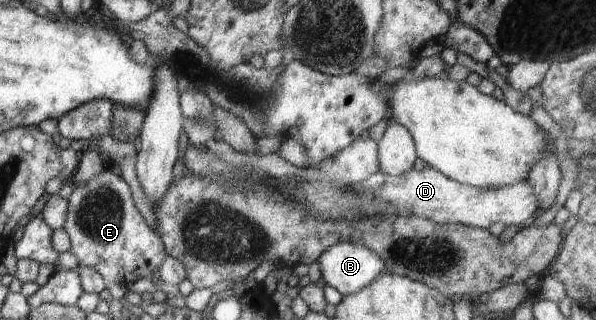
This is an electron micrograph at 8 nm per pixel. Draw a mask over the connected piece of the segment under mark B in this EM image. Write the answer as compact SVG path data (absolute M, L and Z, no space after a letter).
M351 241L333 245L316 261L326 285L343 296L359 293L379 279L381 273L387 273L387 265L379 253Z

